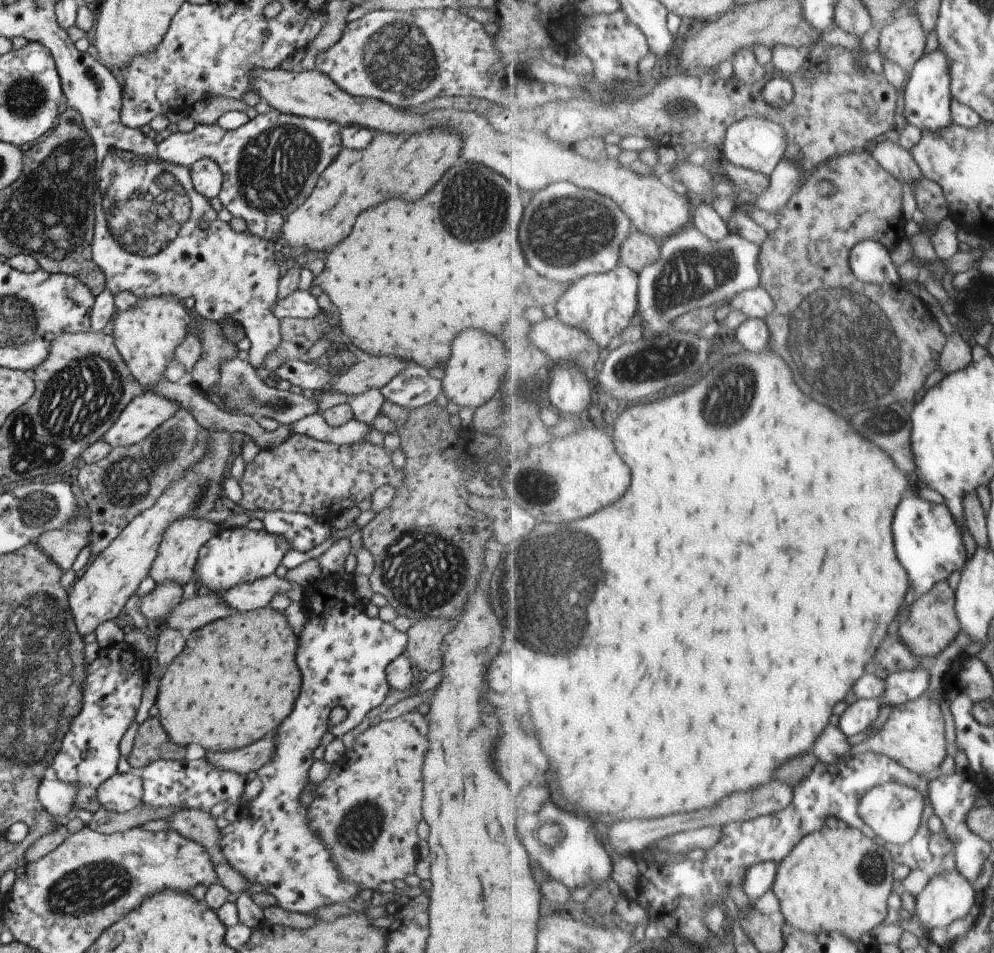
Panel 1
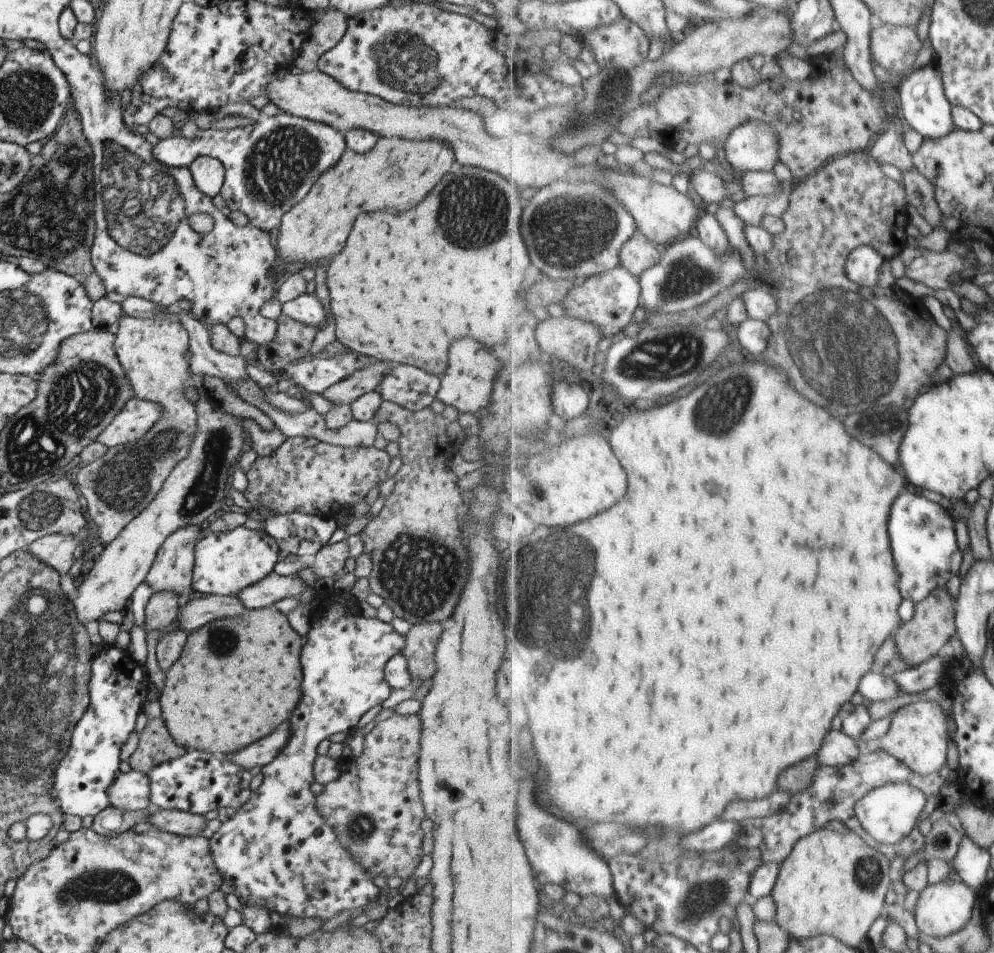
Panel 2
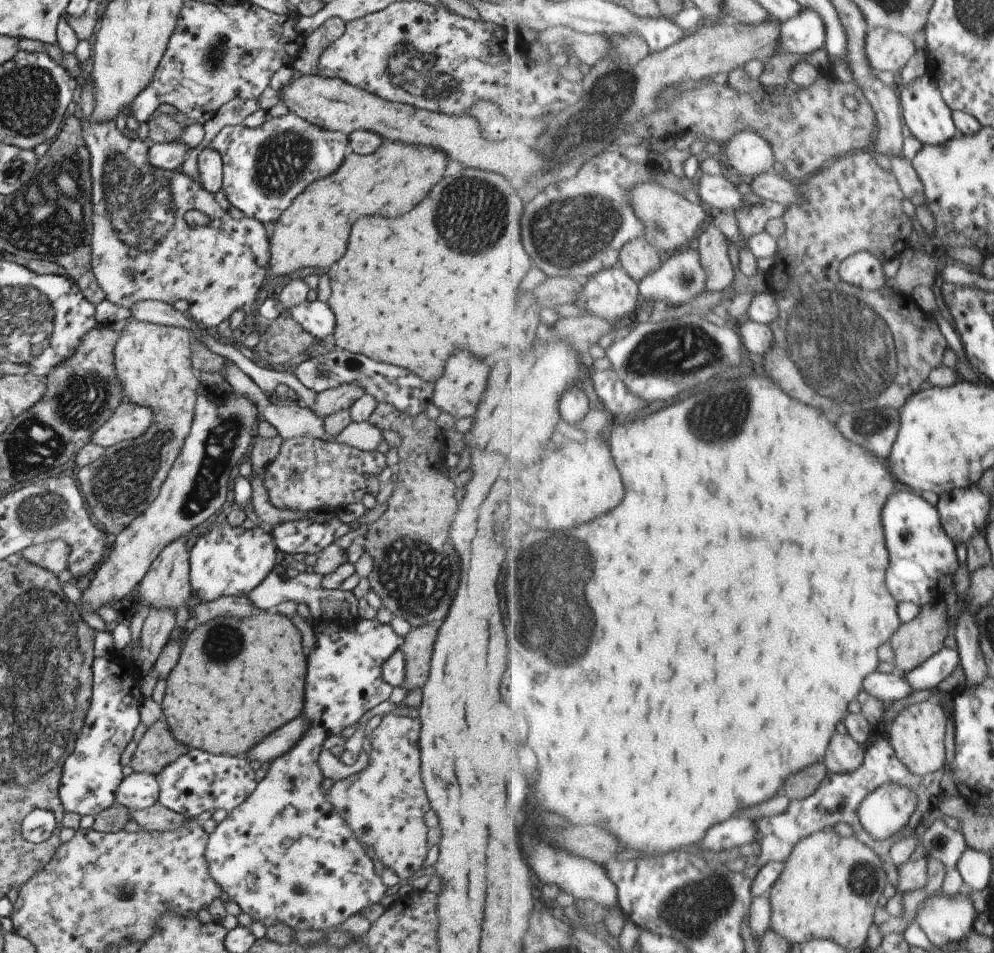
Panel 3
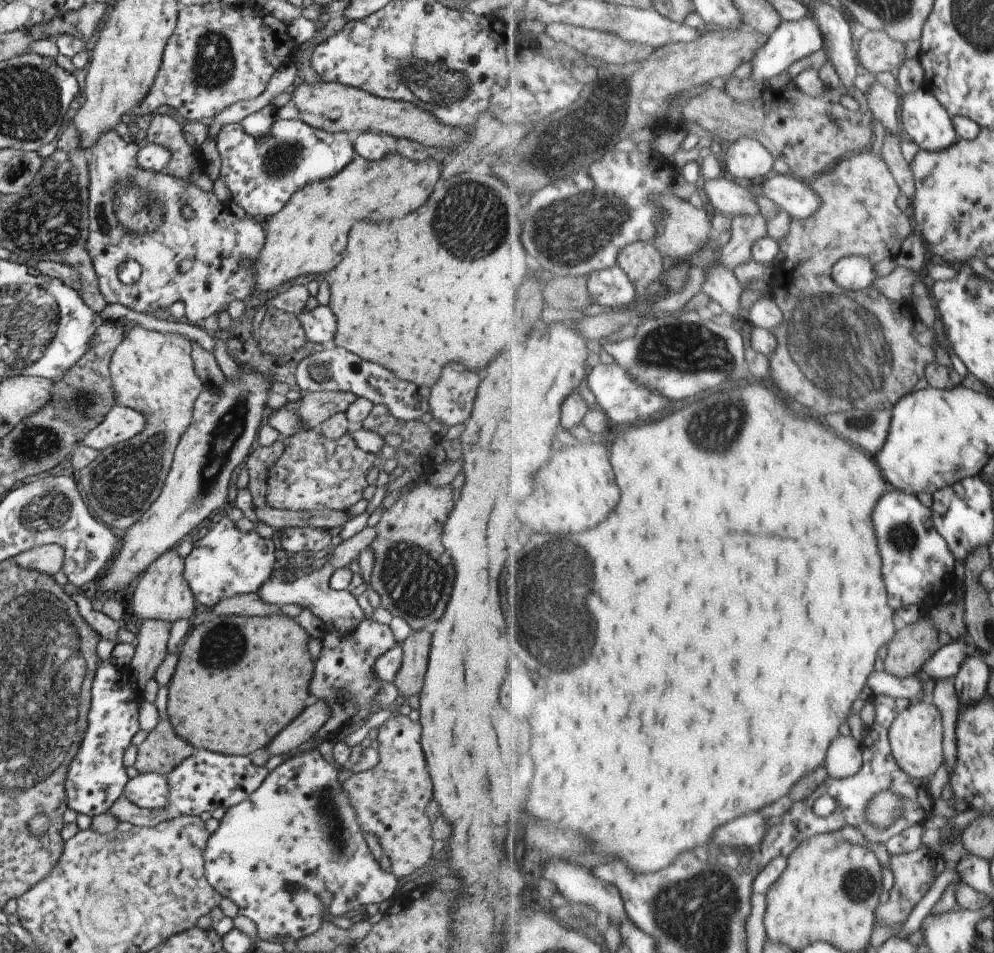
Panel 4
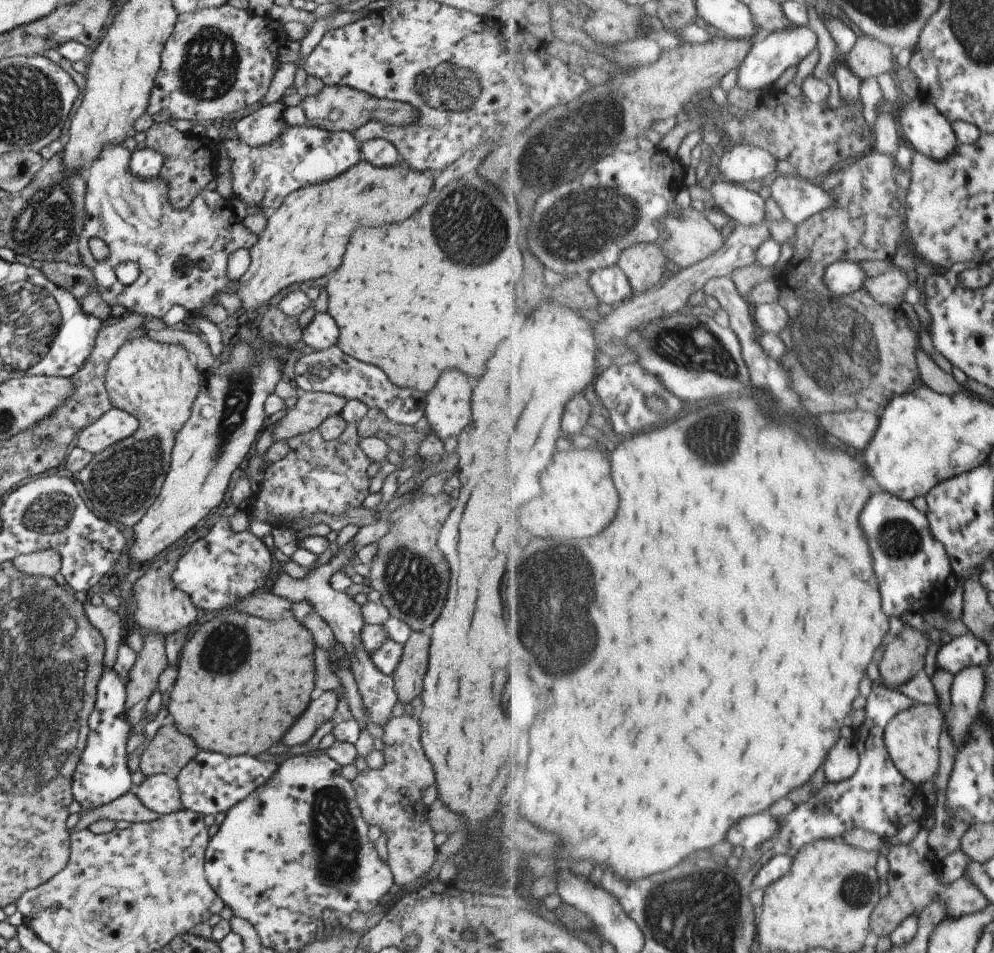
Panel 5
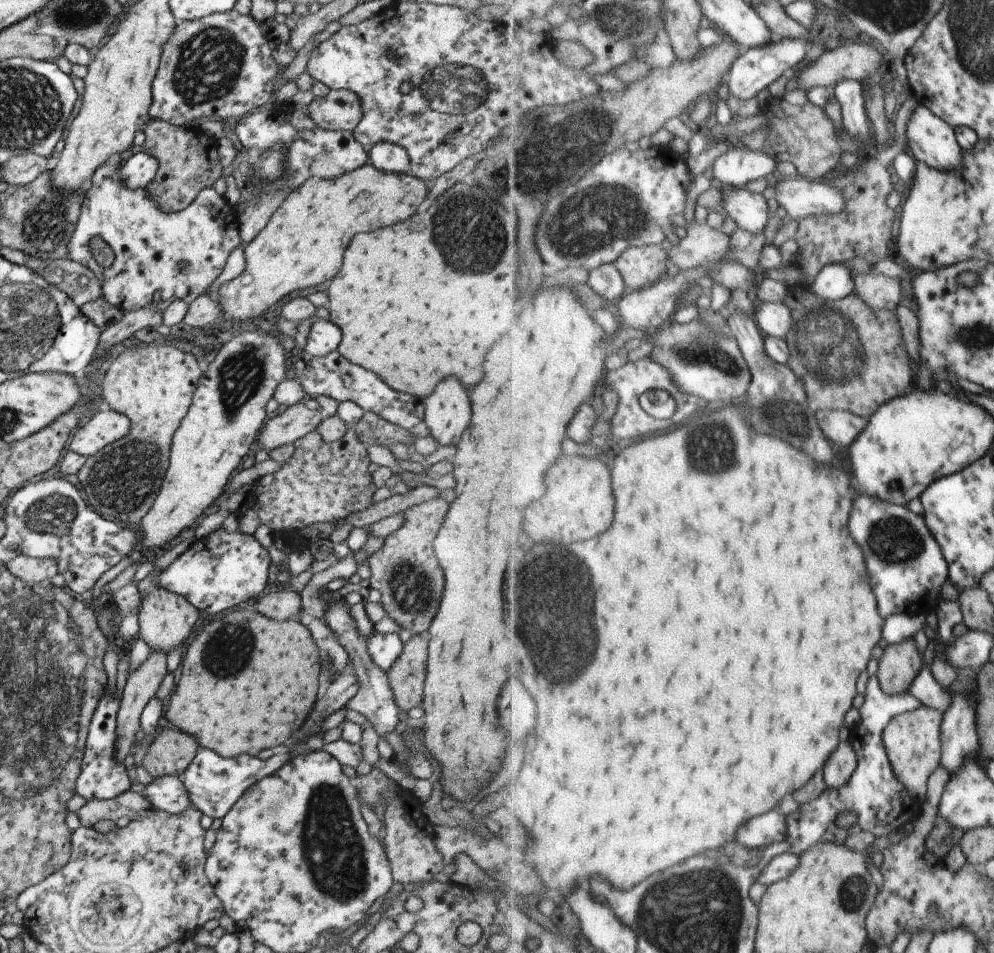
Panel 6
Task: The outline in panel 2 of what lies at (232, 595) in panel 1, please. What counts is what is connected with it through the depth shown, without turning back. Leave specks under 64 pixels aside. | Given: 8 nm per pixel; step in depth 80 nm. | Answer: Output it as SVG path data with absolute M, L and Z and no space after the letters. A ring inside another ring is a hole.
M272 571L257 584L243 588L236 598L245 609L257 610L273 607L273 603L283 598L297 599L305 587L306 584L297 575L285 577Z

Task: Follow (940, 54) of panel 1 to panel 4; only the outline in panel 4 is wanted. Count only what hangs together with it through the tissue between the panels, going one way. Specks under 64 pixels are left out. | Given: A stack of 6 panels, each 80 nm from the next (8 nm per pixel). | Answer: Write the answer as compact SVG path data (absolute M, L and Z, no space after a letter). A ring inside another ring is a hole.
M925 85L903 95L901 120L905 132L921 149L937 152L958 142L950 112Z

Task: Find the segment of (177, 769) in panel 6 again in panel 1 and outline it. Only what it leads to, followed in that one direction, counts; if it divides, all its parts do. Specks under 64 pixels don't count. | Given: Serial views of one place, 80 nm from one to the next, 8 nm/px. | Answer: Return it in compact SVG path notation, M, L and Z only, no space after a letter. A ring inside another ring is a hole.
M147 718L138 725L133 748L126 757L131 771L155 760L182 760L186 748L173 744L161 729L158 718Z

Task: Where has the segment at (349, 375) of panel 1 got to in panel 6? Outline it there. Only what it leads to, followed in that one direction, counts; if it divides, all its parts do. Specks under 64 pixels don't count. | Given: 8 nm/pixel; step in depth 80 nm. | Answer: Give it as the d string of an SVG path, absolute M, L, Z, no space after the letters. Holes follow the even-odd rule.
M305 393L297 404L264 422L256 439L257 446L265 452L271 452L279 446L292 445L295 440L316 430L323 420L335 415L337 406L339 403L325 396L309 396Z

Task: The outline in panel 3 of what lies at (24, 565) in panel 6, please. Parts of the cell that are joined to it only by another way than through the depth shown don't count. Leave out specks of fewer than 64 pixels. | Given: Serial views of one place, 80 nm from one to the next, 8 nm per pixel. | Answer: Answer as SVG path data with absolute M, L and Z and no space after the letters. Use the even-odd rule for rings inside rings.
M55 539L41 543L38 545L31 545L24 548L21 556L31 564L36 564L45 570L51 571L54 575L63 572L67 569L67 559L70 553L68 544L62 540Z

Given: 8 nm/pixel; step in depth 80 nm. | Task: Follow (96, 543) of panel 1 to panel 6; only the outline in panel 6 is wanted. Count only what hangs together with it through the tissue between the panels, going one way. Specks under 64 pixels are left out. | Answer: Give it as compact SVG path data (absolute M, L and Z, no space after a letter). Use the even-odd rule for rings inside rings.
M153 343L122 349L115 353L112 361L107 365L103 376L102 400L105 408L127 416L129 430L123 438L87 457L76 476L87 496L86 506L89 509L104 520L111 520L113 523L117 520L122 525L131 526L141 521L155 501L168 468L168 453L173 434L191 403L197 380L202 376L203 364L189 352L183 352L172 345L154 346Z

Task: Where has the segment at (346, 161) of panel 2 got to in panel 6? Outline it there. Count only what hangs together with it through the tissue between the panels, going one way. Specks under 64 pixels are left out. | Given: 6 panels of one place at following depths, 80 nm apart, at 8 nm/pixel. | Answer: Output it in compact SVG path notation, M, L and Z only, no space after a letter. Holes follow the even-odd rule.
M368 163L335 179L307 178L285 196L281 206L269 216L265 227L243 245L245 265L241 274L219 286L216 292L217 304L221 310L219 320L255 319L277 304L283 296L331 280L339 270L343 250L355 232L369 232L371 228L407 220L426 198L428 190L428 184L419 178L407 173L381 172Z

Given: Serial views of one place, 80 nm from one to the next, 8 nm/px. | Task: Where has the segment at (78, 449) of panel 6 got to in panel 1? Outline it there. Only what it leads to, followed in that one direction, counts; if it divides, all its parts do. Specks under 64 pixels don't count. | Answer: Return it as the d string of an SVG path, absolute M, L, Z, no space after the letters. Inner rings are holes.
M154 393L135 396L121 410L115 424L105 432L103 440L109 447L130 446L151 434L159 424L167 421L180 406Z

